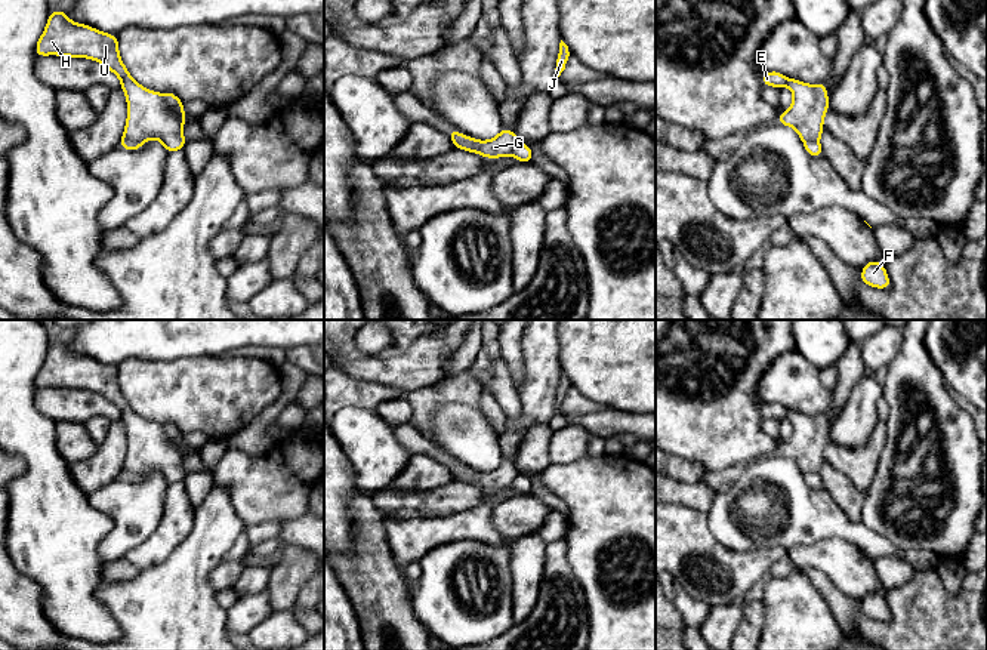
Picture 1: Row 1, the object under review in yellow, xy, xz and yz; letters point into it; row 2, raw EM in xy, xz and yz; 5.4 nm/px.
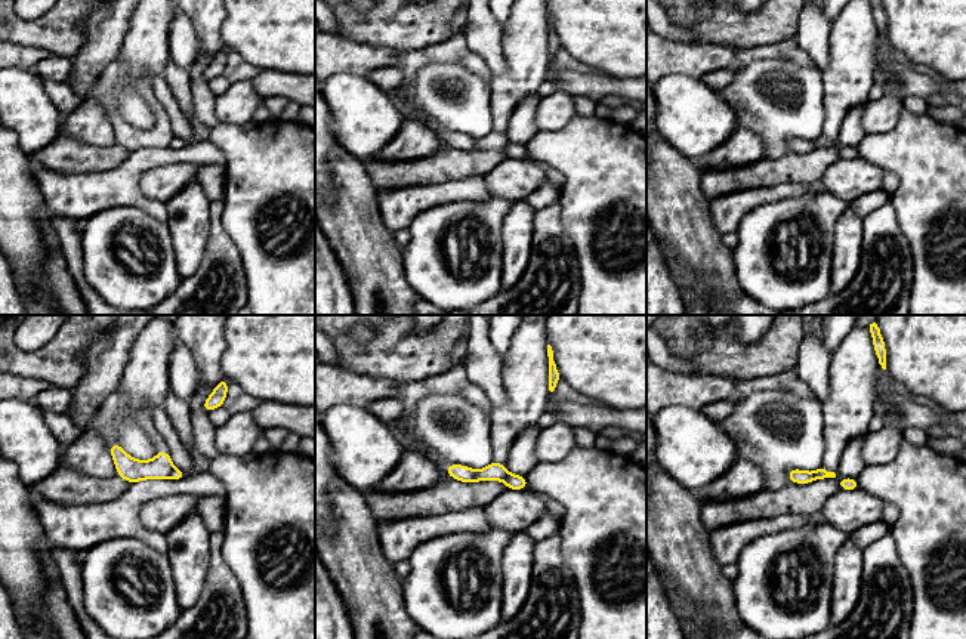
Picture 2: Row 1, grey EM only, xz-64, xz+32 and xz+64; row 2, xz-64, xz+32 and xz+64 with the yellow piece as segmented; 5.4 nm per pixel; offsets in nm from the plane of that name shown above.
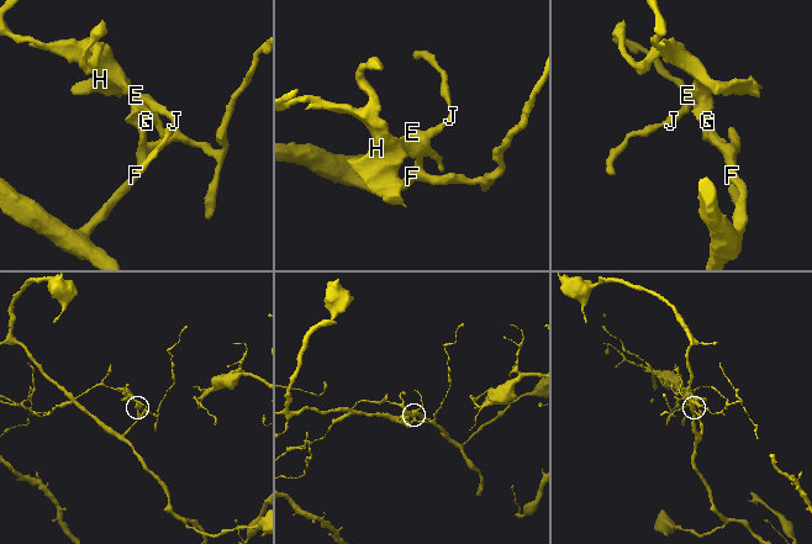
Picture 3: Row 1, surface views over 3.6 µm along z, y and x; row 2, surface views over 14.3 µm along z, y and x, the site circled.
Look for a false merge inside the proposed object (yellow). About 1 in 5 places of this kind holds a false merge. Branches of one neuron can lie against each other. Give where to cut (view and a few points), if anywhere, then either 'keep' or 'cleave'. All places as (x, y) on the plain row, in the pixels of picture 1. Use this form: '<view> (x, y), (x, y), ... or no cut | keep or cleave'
xy (123, 468), (141, 474) | cleave

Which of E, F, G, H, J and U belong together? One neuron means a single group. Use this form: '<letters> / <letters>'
E G H J U / F

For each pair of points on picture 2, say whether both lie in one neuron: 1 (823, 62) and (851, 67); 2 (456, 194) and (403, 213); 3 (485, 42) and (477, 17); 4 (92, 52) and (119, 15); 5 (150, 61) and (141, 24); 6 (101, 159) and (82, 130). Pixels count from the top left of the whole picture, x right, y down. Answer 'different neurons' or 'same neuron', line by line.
1: different neurons
2: same neuron
3: same neuron
4: same neuron
5: same neuron
6: different neurons

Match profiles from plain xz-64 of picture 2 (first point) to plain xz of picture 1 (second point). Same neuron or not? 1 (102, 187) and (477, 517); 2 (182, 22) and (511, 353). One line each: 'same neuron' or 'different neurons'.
1: same neuron
2: same neuron

